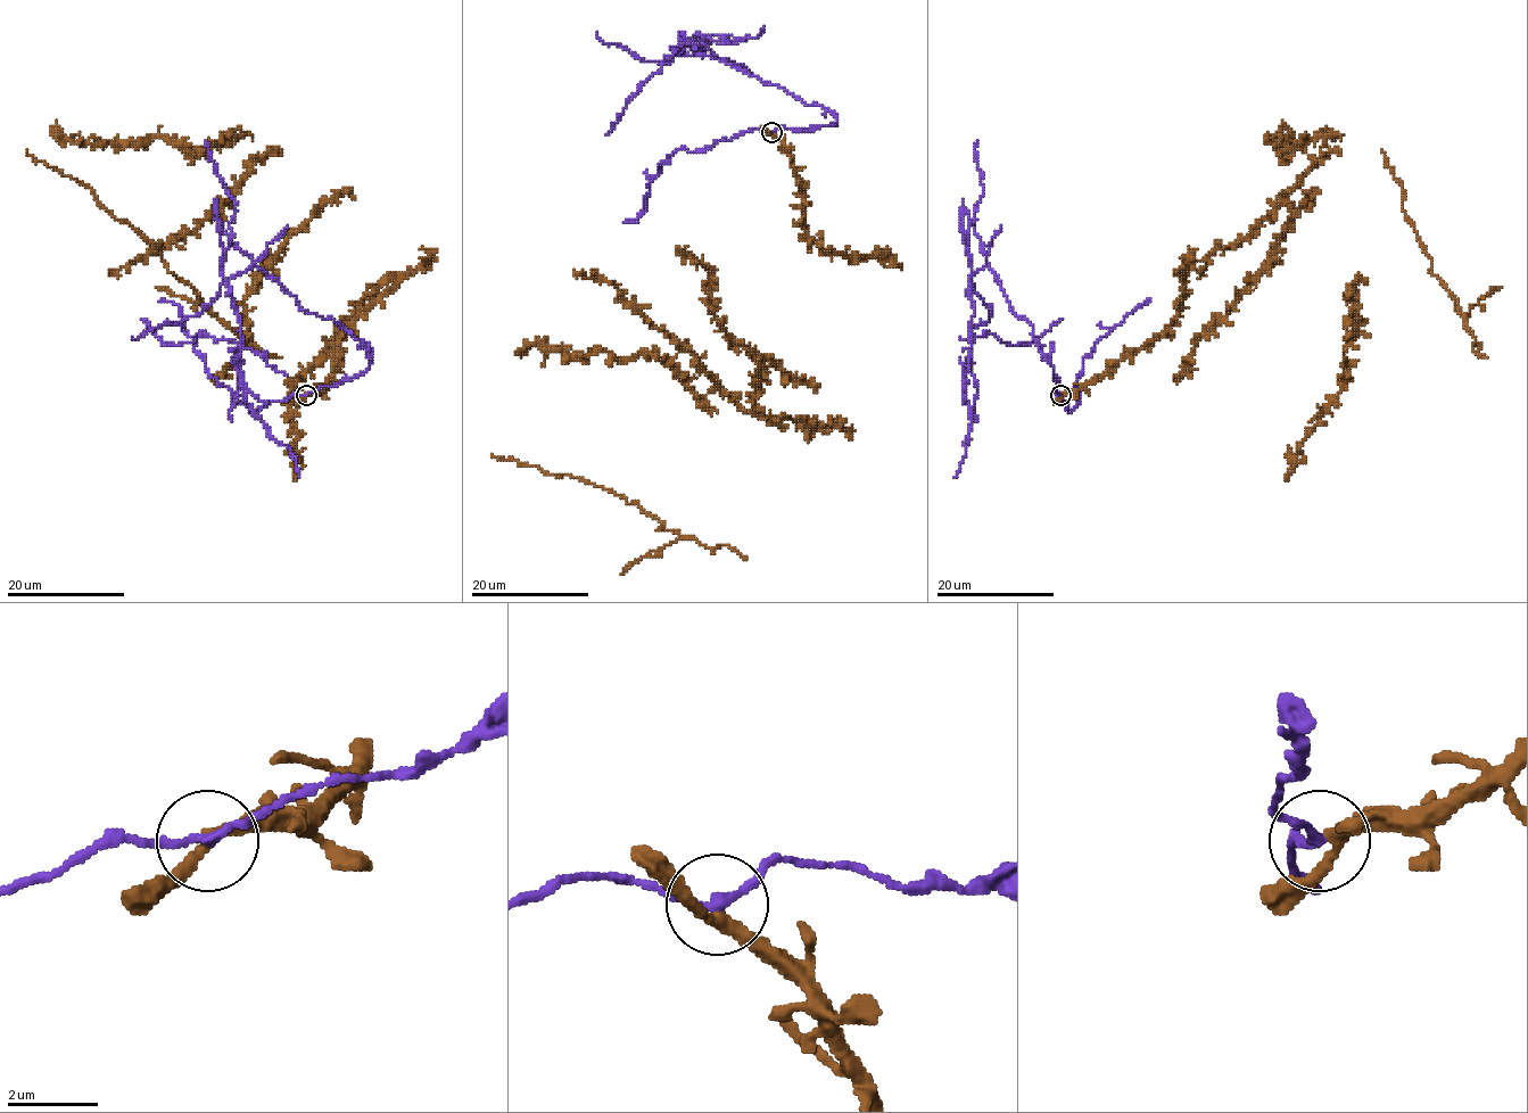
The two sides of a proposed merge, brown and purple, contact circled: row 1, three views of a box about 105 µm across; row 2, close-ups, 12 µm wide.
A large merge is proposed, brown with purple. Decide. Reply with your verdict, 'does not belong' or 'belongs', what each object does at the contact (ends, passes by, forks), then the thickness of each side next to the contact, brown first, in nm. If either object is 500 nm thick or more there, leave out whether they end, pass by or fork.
does not belong; brown passes by; purple passes by; 240 nm thick on the brown side, 180 nm on the other

